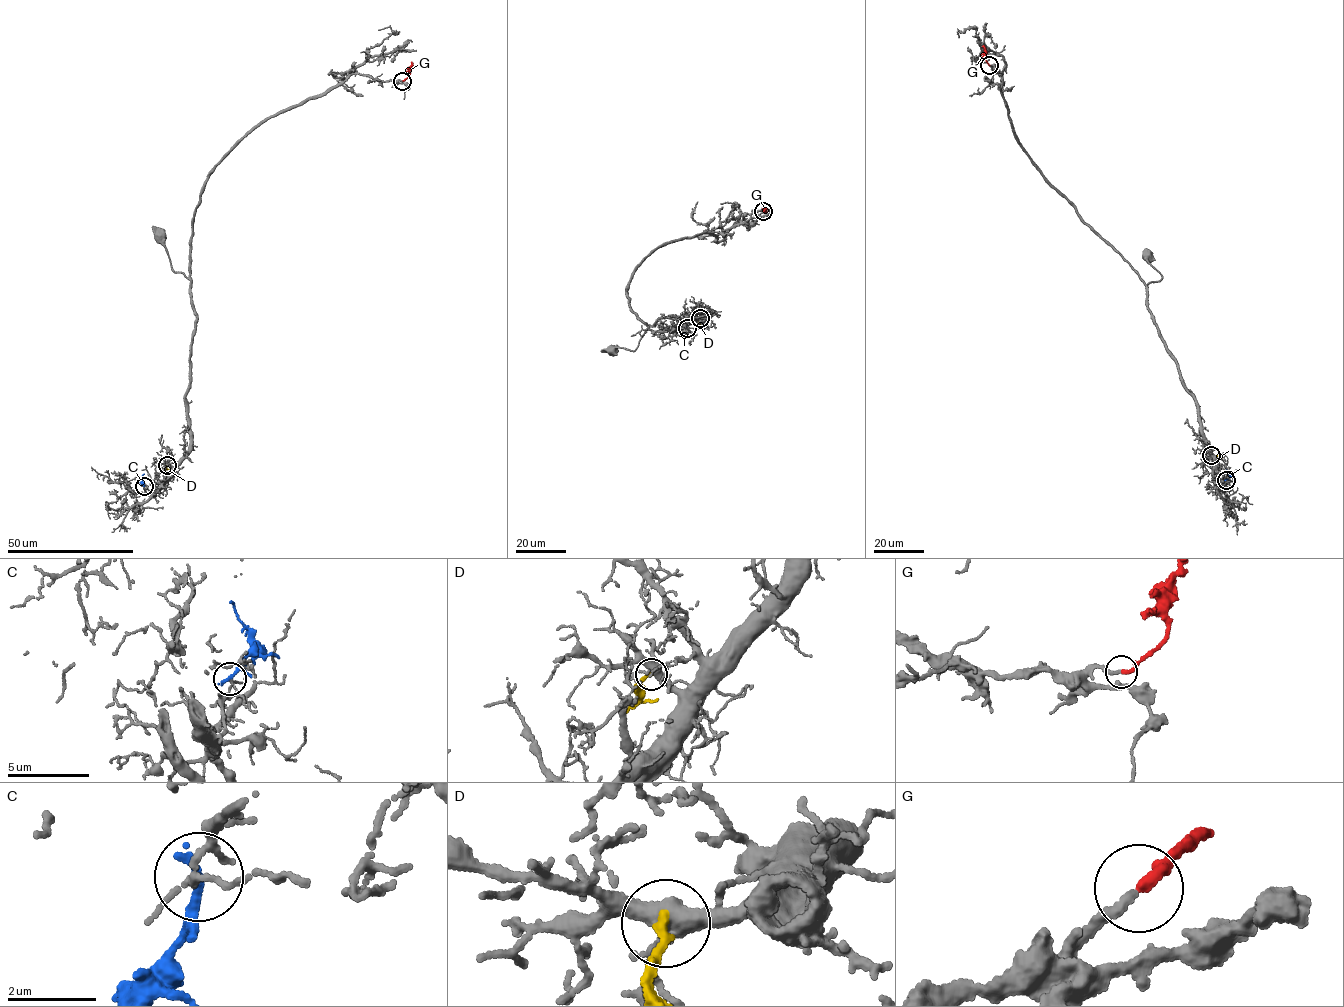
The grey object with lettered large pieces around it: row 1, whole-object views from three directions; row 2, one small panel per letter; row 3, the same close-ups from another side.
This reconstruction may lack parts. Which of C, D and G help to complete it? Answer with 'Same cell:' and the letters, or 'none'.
Same cell: G

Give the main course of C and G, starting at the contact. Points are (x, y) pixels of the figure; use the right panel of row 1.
C: (1225, 480), (1229, 475), (1225, 468)
G: (989, 65), (983, 45)

